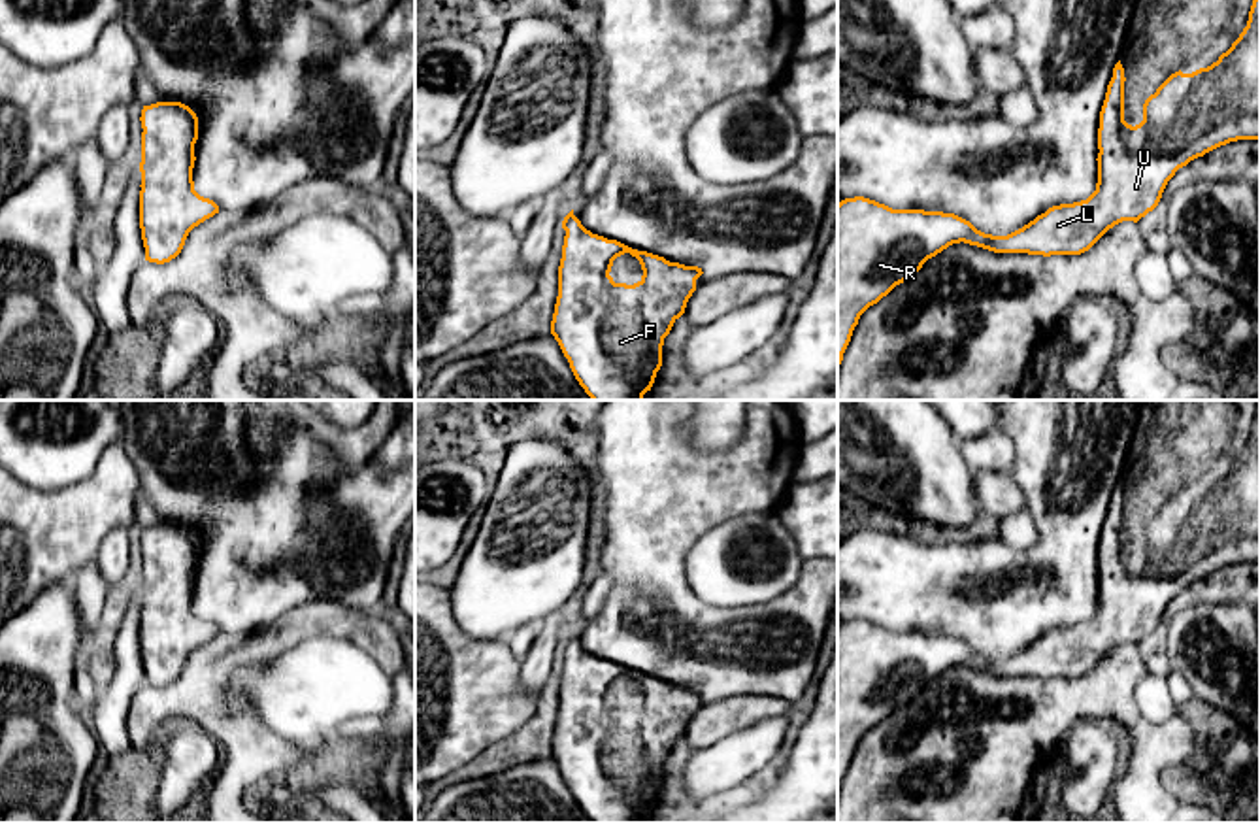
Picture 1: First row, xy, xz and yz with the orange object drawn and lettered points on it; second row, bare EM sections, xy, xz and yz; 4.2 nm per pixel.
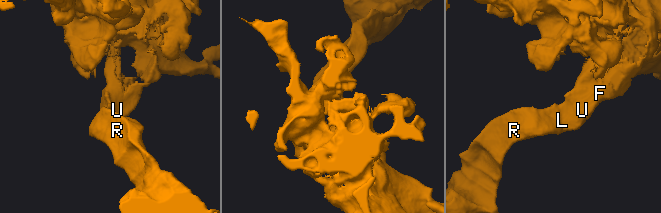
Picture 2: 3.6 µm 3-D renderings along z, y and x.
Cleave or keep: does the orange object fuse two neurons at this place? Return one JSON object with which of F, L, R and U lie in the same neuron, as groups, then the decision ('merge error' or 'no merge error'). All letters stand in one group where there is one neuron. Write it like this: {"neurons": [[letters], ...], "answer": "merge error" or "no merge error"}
{"neurons": [["F", "L", "R", "U"]], "answer": "no merge error"}

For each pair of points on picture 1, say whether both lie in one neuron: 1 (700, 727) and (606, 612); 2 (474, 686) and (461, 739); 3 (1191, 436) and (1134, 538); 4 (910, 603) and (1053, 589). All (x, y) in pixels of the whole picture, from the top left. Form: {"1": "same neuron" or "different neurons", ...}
{"1": "different neurons", "2": "same neuron", "3": "same neuron", "4": "same neuron"}

